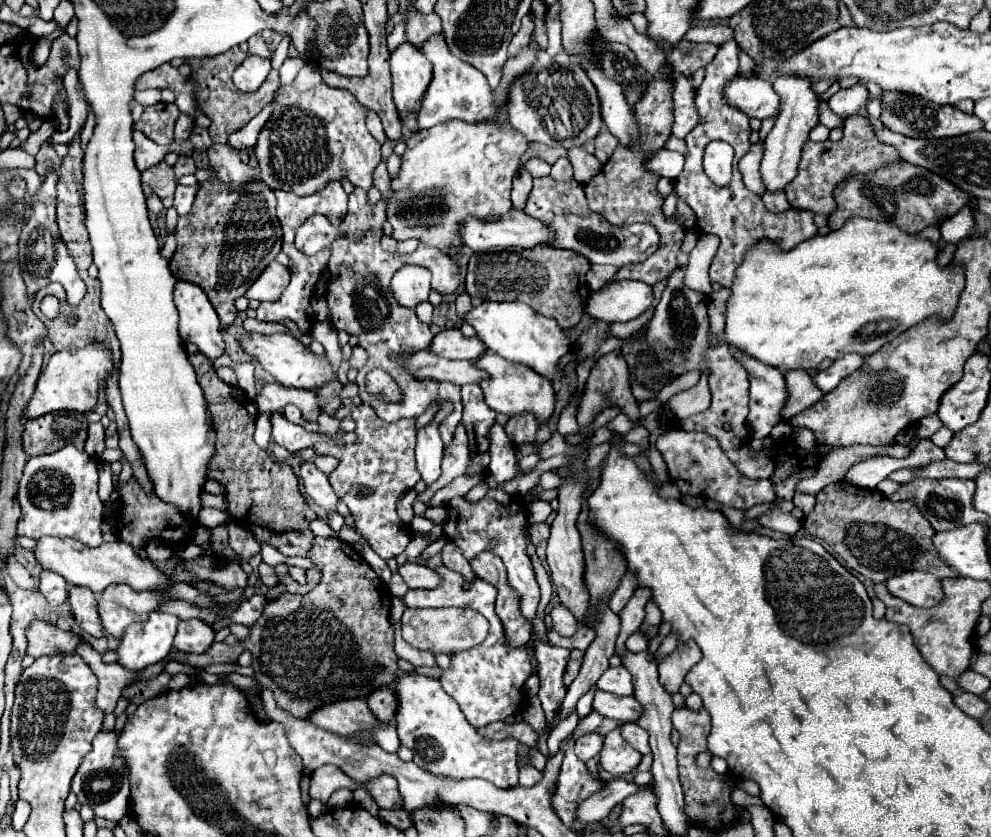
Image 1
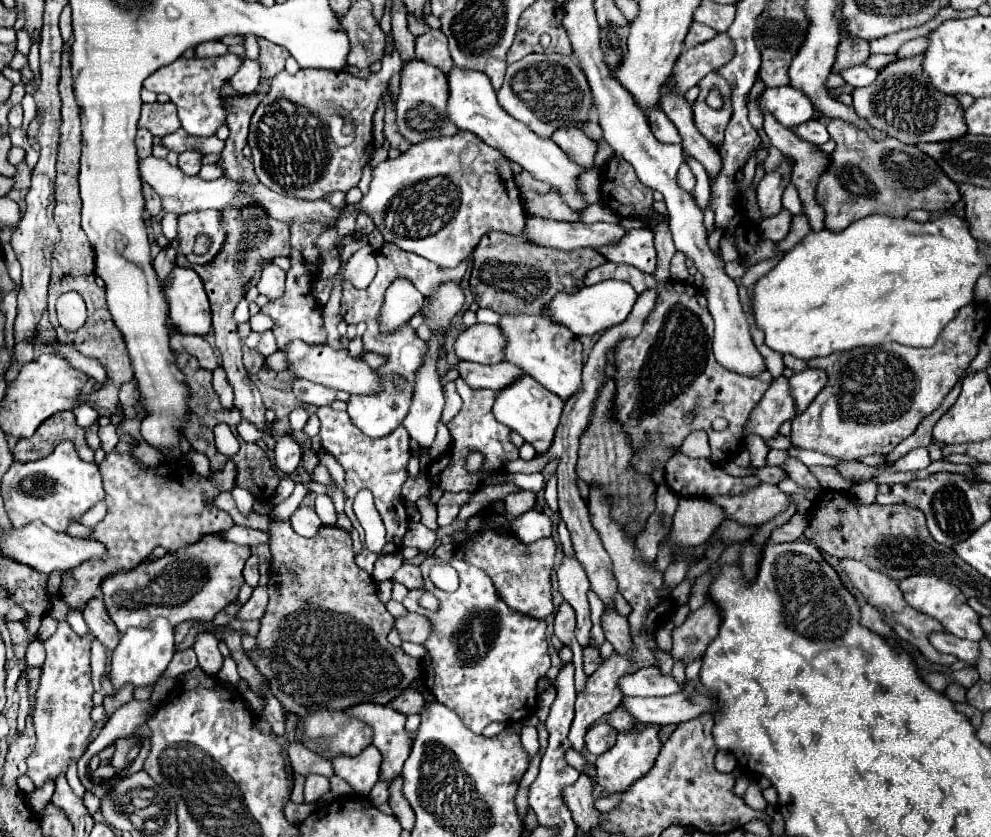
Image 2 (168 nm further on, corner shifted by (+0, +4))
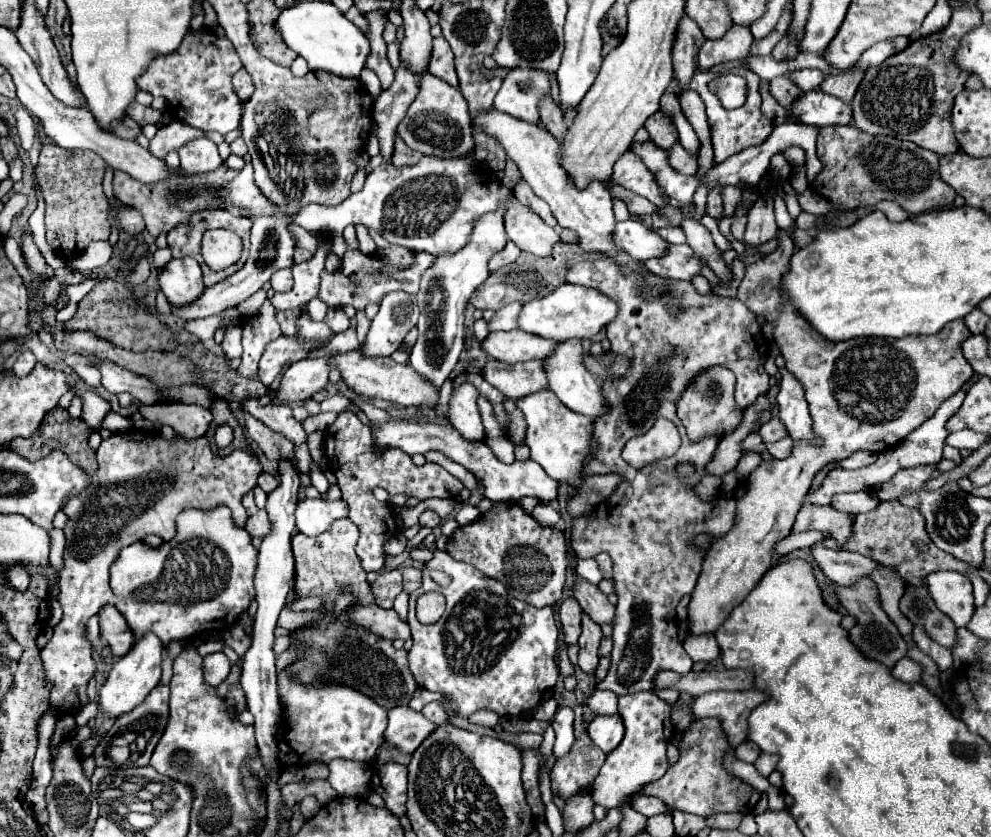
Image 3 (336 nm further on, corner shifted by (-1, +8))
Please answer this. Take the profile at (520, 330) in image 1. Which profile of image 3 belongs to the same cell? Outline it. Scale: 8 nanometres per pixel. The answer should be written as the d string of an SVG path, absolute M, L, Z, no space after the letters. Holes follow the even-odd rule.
M566 340L566 342L560 342L556 346L556 352L554 352L554 358L546 358L546 374L548 374L548 382L550 382L550 390L558 396L558 400L568 406L572 412L578 412L582 416L588 416L588 418L600 418L600 416L606 416L608 414L608 400L604 398L602 394L602 388L598 386L596 378L590 376L590 372L586 372L584 364L582 364L582 344L580 340Z

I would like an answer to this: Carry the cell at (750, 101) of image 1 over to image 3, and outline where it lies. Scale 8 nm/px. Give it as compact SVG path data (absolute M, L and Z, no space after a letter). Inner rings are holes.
M812 90L794 102L794 116L802 124L816 128L846 126L852 122L852 108L834 96Z

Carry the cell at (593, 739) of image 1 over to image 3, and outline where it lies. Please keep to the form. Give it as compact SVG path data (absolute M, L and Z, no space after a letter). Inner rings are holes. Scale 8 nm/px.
M618 714L610 716L596 716L588 724L588 734L592 742L602 750L602 752L612 752L624 738L624 724Z

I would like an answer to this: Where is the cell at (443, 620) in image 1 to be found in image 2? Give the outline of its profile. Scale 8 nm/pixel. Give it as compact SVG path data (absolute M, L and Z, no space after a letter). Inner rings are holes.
M407 612L403 618L395 620L395 628L399 630L401 640L415 642L415 644L425 644L425 640L433 632L433 624L429 618L419 616L419 614L411 614L411 612Z

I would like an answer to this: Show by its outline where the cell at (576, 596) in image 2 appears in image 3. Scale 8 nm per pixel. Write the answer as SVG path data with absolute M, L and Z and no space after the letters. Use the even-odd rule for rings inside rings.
M590 616L582 618L582 636L578 640L580 654L578 654L578 668L586 674L594 674L598 668L598 646L602 640L600 626L590 620Z

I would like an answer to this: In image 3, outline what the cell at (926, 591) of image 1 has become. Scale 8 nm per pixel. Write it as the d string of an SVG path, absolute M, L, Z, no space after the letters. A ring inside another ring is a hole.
M934 572L926 578L926 586L936 606L962 628L974 614L974 596L970 580L960 572Z

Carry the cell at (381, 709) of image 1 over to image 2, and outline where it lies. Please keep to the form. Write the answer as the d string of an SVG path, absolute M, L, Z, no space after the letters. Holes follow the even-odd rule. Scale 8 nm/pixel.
M407 688L403 694L399 694L395 700L389 702L389 706L393 706L397 712L401 712L405 716L421 712L423 704L425 704L423 696L419 692L415 692L415 690L411 690L411 688Z

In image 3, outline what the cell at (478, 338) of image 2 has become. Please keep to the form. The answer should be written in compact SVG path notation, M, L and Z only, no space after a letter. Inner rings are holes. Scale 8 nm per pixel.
M510 330L488 334L488 338L482 342L482 350L504 364L518 364L528 360L546 360L554 354L556 344L556 340L538 338L522 330Z

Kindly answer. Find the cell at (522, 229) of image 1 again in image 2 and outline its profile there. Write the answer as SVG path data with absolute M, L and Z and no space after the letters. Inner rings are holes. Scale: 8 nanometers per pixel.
M527 214L523 226L523 240L527 244L545 246L545 248L597 248L605 244L613 244L621 238L623 228L619 224L595 222L559 222L551 218L541 218L535 214Z

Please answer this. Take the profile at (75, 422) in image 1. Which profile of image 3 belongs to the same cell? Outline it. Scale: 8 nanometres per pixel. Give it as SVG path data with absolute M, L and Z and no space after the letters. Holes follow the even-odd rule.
M68 418L64 424L52 420L50 424L42 424L40 430L30 438L14 438L14 442L10 442L10 450L30 462L46 458L52 450L60 450L78 468L92 476L96 472L96 454L88 446L88 436L90 430L82 420Z

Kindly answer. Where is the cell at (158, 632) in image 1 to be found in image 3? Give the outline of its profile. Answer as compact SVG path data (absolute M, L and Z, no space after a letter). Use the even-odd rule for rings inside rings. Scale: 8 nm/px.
M144 636L142 640L138 640L134 644L134 648L126 656L122 656L112 666L110 676L98 696L98 704L106 718L118 718L118 716L134 710L152 692L152 688L160 682L162 656L164 656L164 652L162 652L162 644L158 644L158 636Z

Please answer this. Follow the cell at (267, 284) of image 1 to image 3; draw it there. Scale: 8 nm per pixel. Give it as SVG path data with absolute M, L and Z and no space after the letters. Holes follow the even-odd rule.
M290 268L278 270L278 272L272 276L270 282L272 282L274 292L288 292L288 290L292 290L292 270L290 270Z

